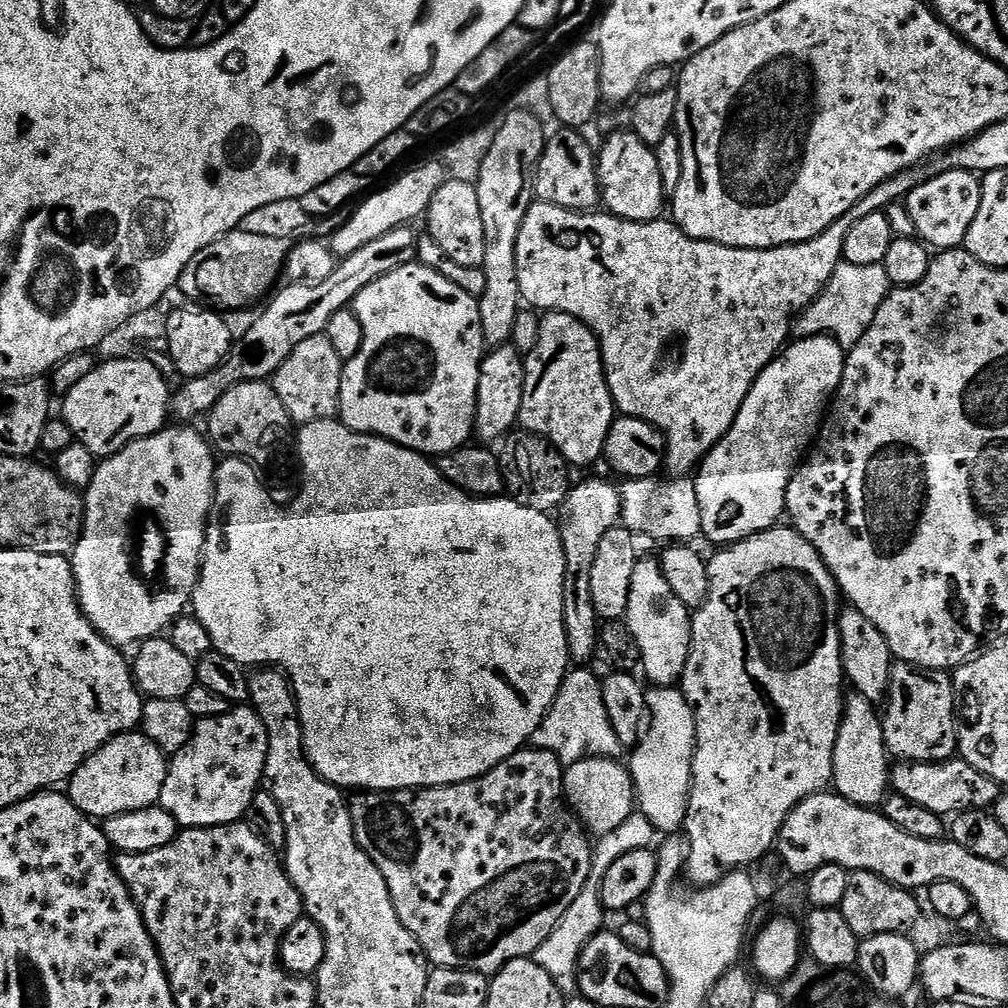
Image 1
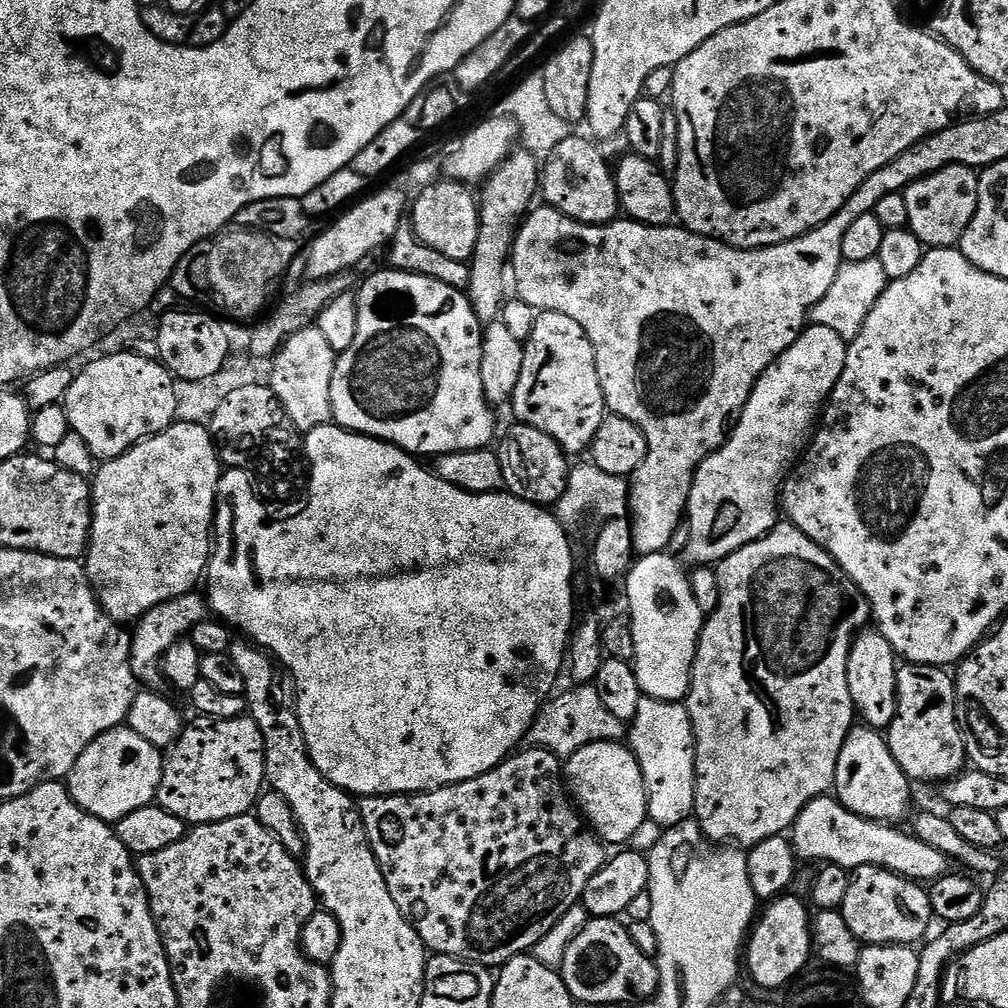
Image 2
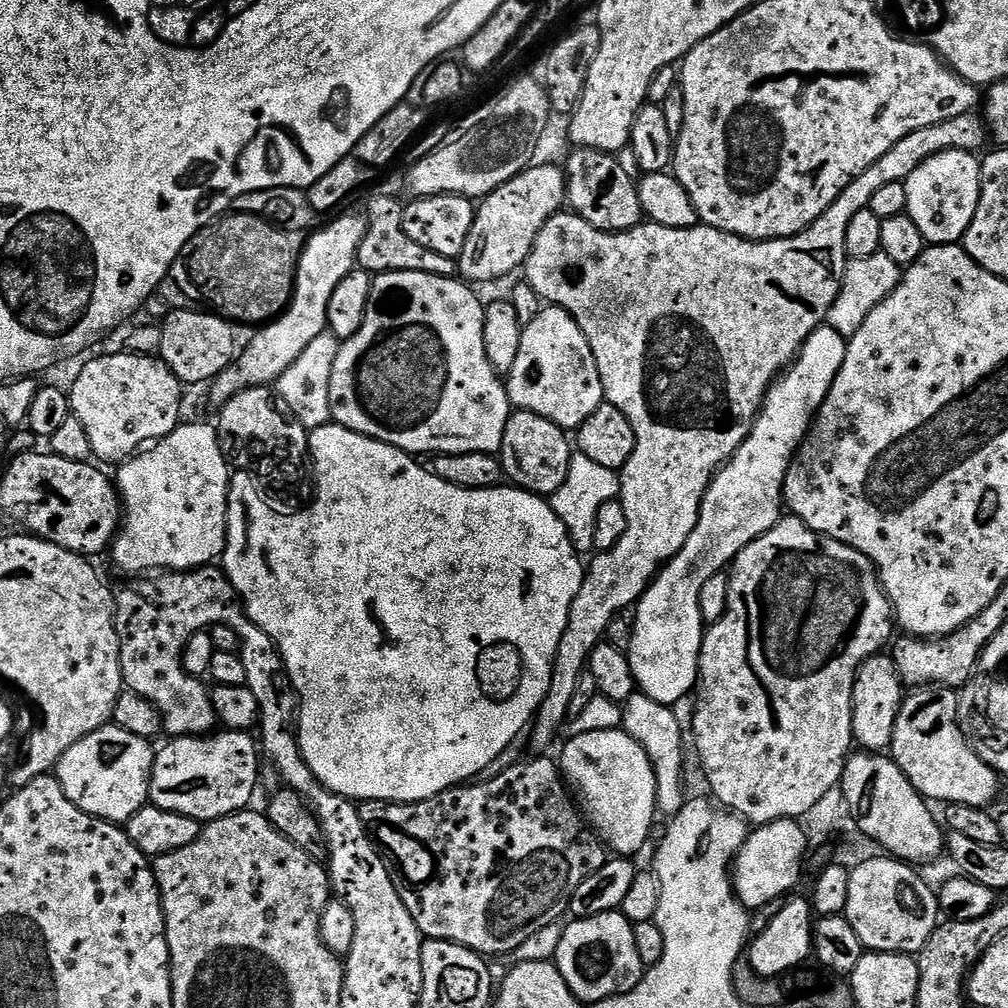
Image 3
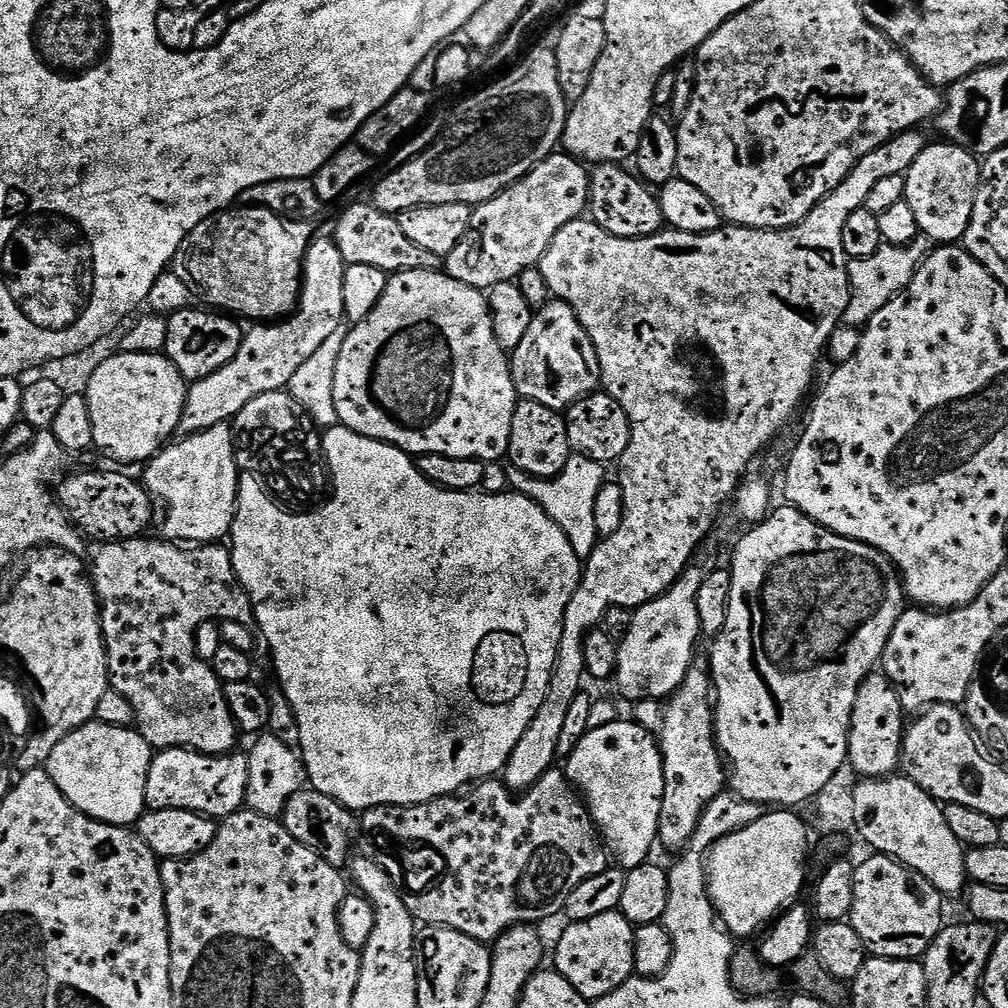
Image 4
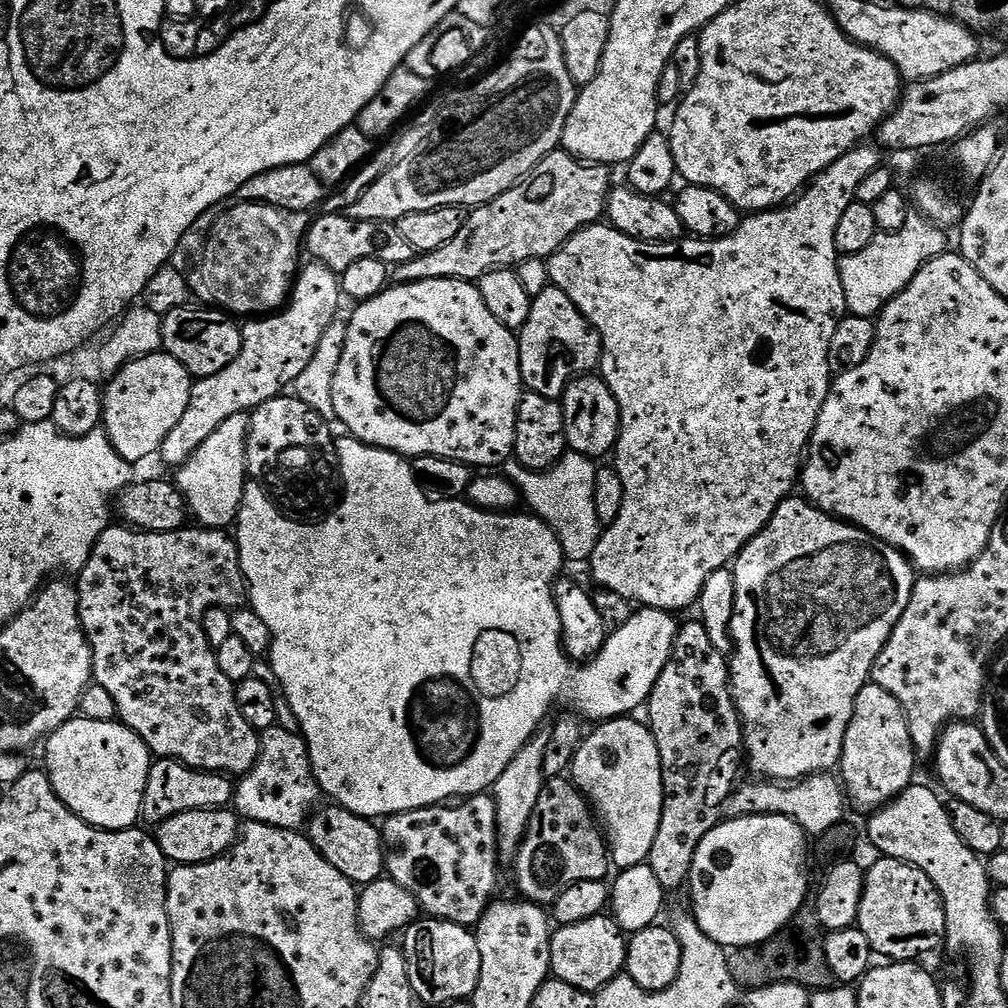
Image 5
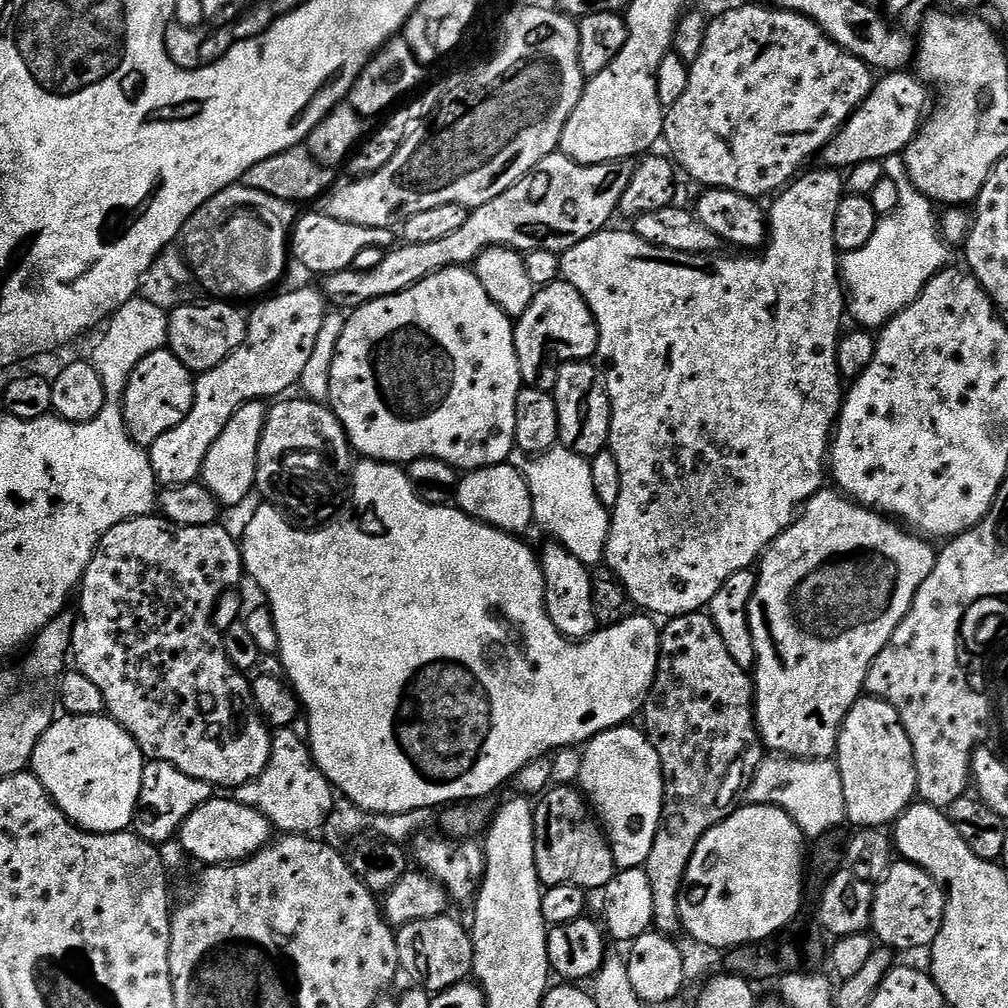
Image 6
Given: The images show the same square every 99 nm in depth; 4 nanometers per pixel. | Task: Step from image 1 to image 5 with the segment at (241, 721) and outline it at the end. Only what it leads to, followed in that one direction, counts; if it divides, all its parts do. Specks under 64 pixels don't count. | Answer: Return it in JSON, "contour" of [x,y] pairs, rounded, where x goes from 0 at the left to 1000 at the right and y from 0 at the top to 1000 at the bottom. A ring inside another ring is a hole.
{"contour":[[[159,752],[147,765],[141,810],[144,814],[147,813],[151,819],[158,819],[161,815],[165,815],[165,812],[173,812],[173,808],[201,802],[224,802],[231,797],[231,794],[232,778],[225,769],[198,765],[177,754]]]}

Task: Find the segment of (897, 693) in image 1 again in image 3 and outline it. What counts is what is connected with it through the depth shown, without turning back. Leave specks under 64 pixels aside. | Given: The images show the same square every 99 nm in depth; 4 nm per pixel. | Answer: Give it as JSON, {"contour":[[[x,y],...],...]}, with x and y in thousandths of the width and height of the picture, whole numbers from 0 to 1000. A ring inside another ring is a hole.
{"contour":[[[913,681],[898,689],[891,716],[887,720],[883,750],[895,768],[899,768],[902,776],[922,796],[934,794],[934,799],[937,800],[957,798],[967,802],[980,802],[983,794],[992,786],[993,771],[967,746],[958,727],[952,722],[952,692],[946,683]]]}

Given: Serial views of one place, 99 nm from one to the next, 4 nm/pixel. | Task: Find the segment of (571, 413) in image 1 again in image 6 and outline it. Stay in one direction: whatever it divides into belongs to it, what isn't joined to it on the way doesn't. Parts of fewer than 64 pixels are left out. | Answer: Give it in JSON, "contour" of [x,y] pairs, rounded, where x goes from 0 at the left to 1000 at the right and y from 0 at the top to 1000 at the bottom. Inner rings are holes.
{"contour":[[[558,276],[552,278],[549,282],[543,282],[540,286],[533,286],[530,296],[526,300],[526,304],[522,308],[522,312],[518,312],[511,318],[510,328],[512,330],[512,350],[514,351],[514,359],[516,360],[516,376],[521,382],[536,383],[541,379],[539,377],[547,378],[550,370],[558,361],[564,361],[566,357],[582,357],[586,358],[591,351],[591,344],[595,338],[595,326],[591,324],[591,316],[587,313],[587,309],[582,300],[577,296],[577,292],[573,292],[573,288],[569,288],[569,284],[565,284]]]}

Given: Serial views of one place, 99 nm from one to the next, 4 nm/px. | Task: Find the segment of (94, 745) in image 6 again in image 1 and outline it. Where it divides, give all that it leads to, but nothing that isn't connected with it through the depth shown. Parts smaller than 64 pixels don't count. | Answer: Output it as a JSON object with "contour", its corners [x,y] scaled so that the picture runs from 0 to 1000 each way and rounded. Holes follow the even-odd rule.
{"contour":[[[142,725],[122,726],[101,740],[66,775],[65,789],[88,812],[106,812],[150,802],[161,788],[168,755],[163,745]]]}

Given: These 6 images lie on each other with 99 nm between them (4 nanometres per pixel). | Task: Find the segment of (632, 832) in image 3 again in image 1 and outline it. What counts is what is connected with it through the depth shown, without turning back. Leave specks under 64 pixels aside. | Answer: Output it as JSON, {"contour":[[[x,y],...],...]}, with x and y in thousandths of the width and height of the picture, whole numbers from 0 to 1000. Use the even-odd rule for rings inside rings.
{"contour":[[[586,750],[584,754],[574,754],[560,763],[560,789],[563,801],[588,830],[594,831],[605,827],[605,823],[613,823],[613,819],[629,808],[631,781],[627,778],[626,766],[615,756],[611,752]]]}

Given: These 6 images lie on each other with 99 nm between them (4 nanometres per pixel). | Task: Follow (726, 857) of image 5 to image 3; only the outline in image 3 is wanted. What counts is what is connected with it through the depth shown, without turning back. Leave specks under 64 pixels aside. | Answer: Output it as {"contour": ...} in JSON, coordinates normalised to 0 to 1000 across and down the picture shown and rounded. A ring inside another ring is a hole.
{"contour":[[[769,813],[766,817],[756,817],[749,823],[743,824],[742,834],[734,841],[726,862],[726,880],[730,882],[731,893],[739,901],[749,903],[749,901],[758,901],[761,897],[768,896],[773,889],[781,890],[783,888],[781,885],[793,875],[794,865],[796,869],[796,854],[803,841],[799,822],[790,813]]]}

